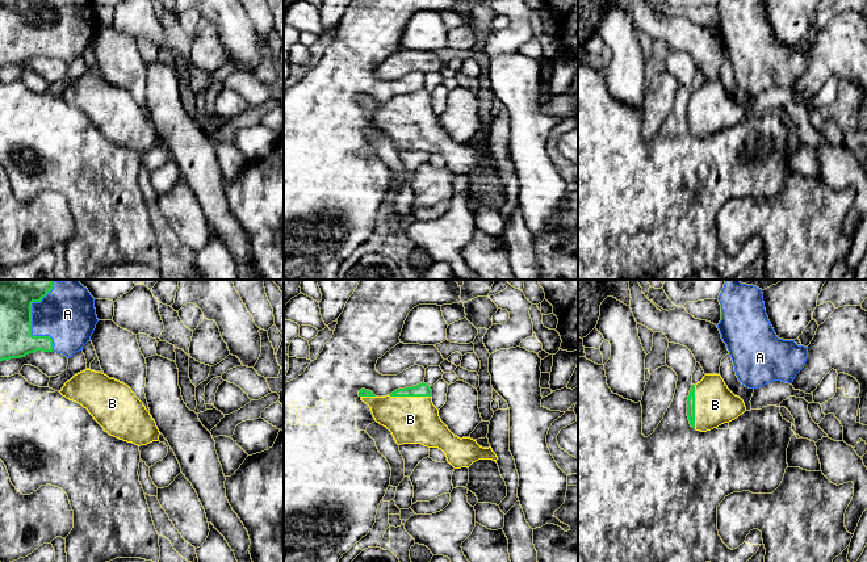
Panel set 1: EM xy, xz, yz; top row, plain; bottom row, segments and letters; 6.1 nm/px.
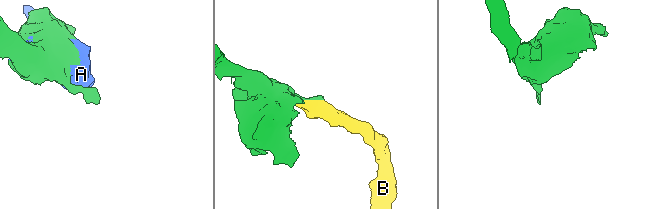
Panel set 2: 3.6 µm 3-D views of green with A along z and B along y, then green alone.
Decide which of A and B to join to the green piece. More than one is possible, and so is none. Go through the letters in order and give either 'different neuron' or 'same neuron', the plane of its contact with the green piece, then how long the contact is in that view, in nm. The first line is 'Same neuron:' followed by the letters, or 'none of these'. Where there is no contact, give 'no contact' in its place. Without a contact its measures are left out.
Same neuron: A, B
A: same neuron | xy | 460 nm
B: same neuron | xz | 260 nm

